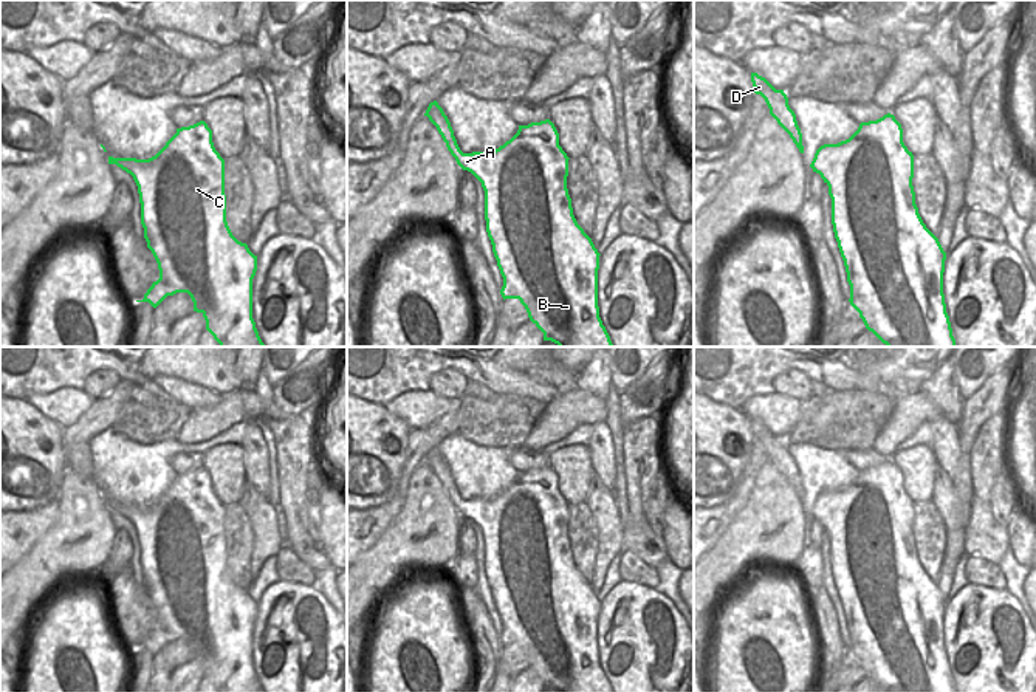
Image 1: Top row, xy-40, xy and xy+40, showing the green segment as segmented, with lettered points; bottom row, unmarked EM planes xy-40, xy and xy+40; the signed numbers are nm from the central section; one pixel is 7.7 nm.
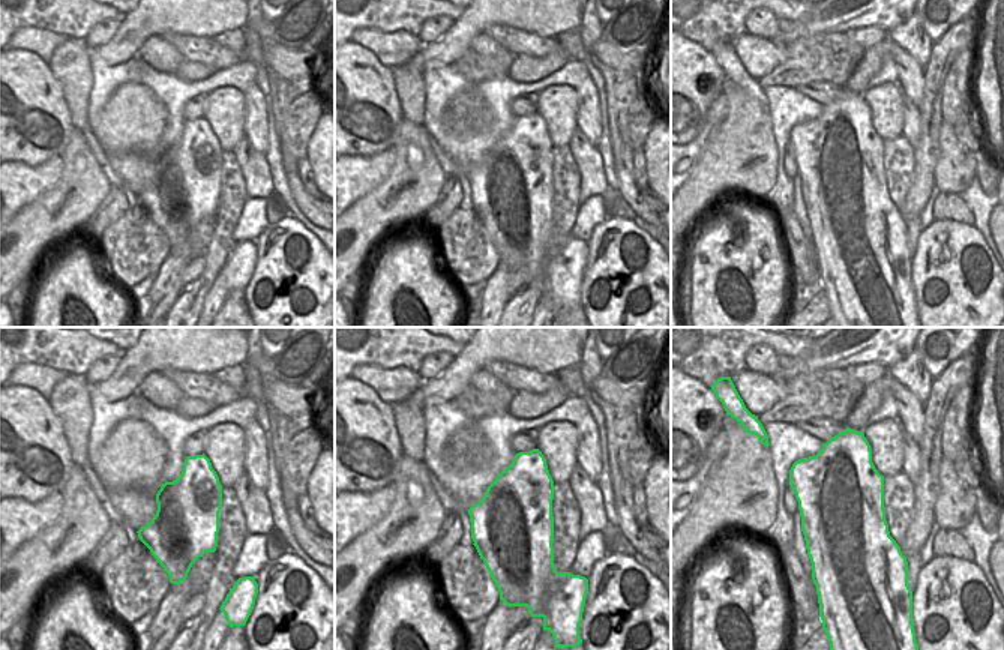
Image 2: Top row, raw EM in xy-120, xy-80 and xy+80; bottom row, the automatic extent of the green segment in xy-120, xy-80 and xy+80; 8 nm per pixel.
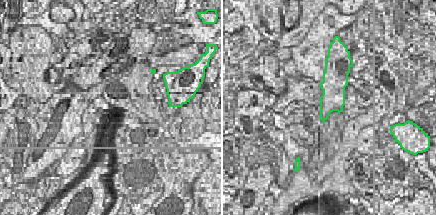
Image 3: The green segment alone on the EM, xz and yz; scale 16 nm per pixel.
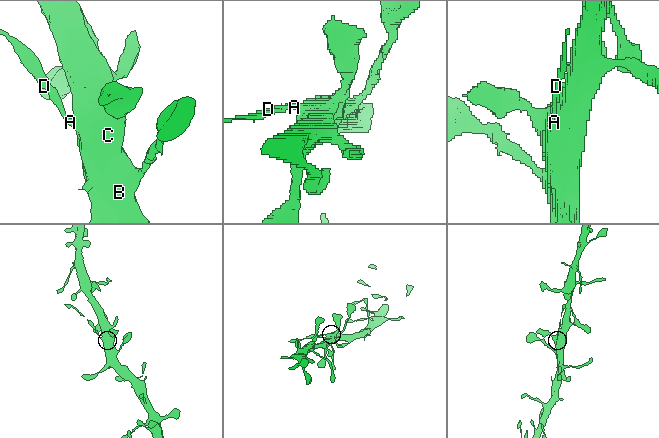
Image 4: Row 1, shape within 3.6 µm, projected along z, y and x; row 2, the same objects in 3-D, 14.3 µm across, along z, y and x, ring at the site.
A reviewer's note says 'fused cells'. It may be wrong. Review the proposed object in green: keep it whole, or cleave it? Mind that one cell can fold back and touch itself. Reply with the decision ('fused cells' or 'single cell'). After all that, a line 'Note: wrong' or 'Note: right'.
fused cells
Note: right

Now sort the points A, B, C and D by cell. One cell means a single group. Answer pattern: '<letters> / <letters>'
A B C / D

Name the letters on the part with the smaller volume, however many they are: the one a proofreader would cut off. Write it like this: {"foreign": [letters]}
{"foreign": ["D"]}

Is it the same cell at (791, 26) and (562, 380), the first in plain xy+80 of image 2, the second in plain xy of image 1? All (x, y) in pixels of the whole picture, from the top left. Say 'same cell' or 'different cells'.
different cells

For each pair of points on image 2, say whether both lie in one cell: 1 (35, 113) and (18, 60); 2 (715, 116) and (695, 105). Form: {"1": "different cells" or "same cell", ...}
{"1": "same cell", "2": "different cells"}

